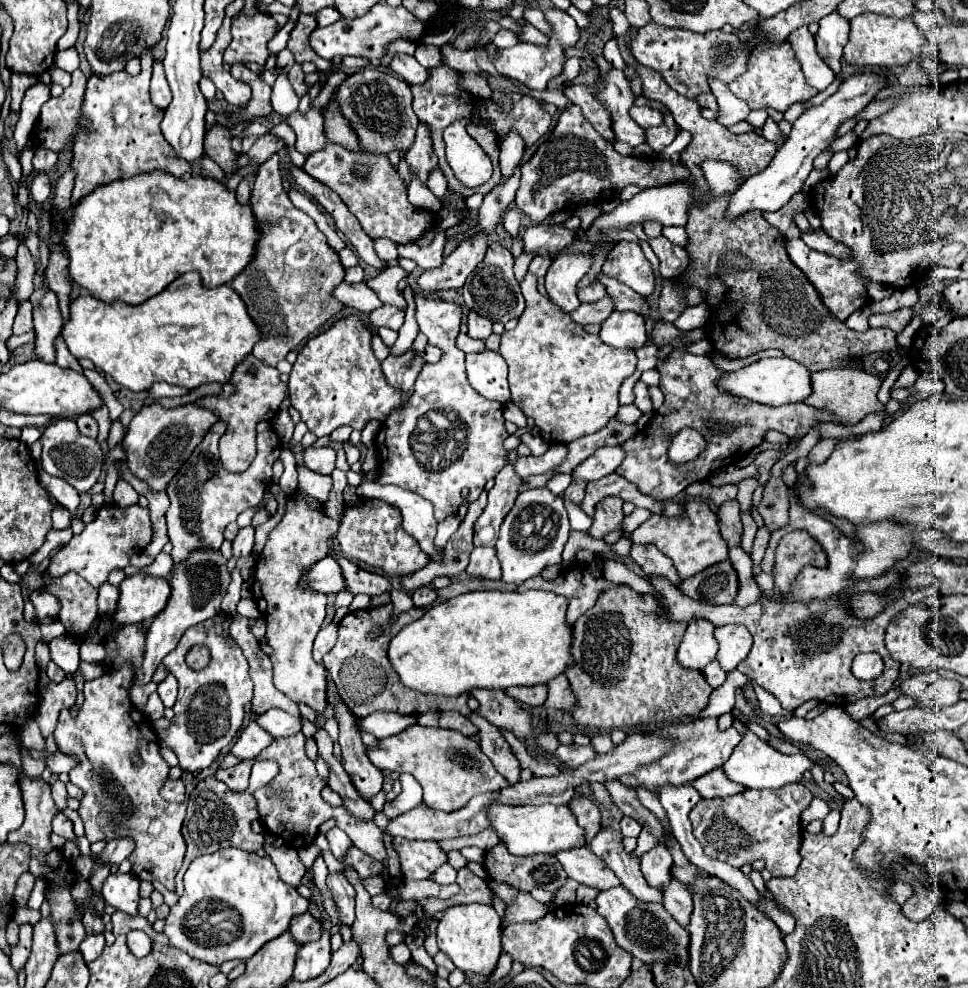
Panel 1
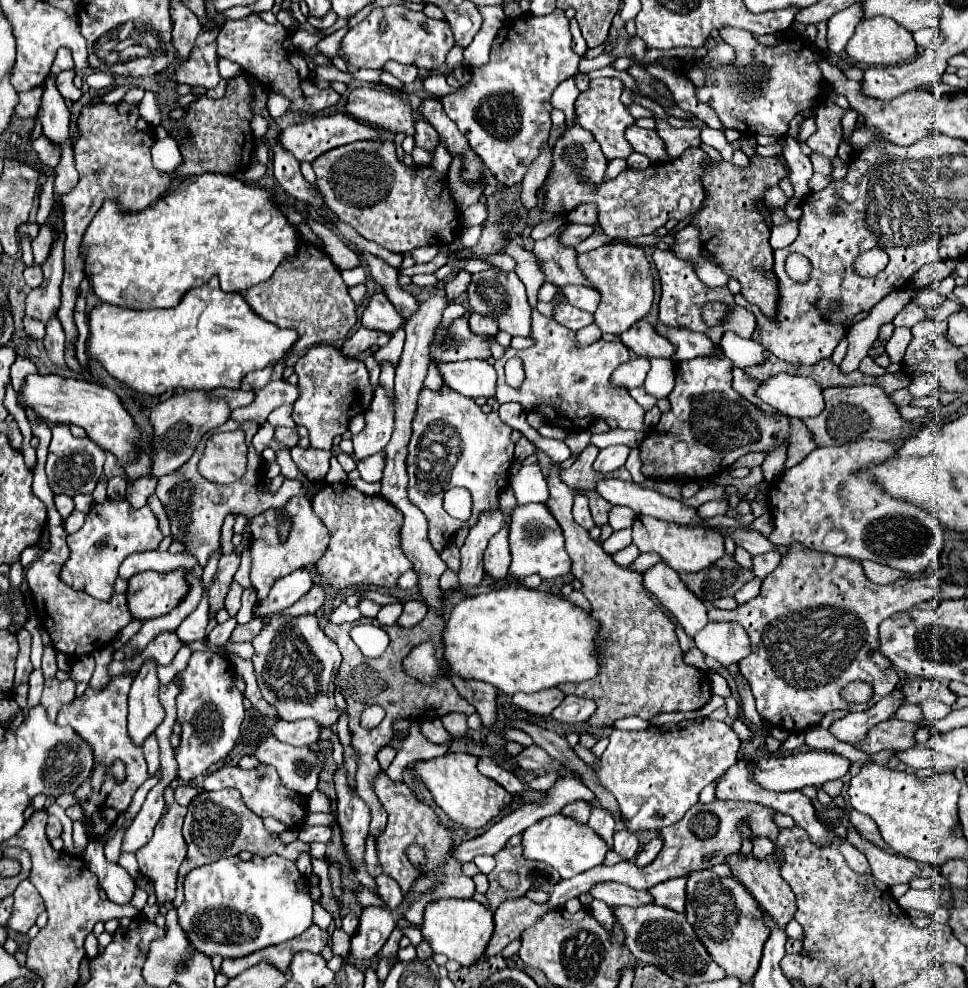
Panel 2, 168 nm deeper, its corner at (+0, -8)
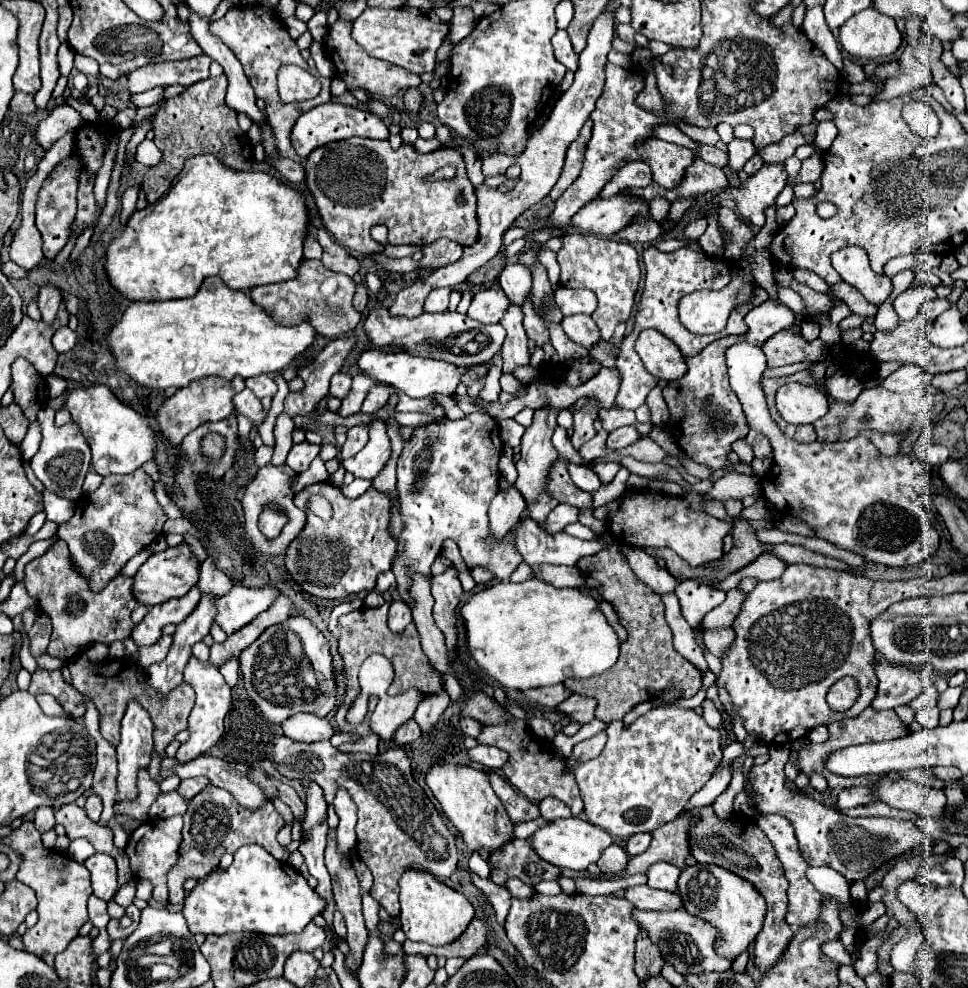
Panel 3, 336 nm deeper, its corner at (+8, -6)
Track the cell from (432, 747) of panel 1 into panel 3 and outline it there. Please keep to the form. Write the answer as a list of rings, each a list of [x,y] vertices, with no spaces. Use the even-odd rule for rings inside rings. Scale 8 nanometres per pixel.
[[[440,762],[434,764],[432,770],[428,770],[426,784],[432,790],[434,798],[440,802],[442,812],[452,822],[452,826],[462,834],[470,850],[476,852],[480,848],[486,848],[488,852],[492,852],[512,838],[512,820],[508,818],[500,798],[494,794],[486,772],[472,766]]]

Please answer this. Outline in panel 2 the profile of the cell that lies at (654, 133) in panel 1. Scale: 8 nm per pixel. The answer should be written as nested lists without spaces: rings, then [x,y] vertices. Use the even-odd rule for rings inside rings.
[[[634,94],[634,102],[640,104],[640,106],[646,106],[650,110],[654,110],[656,114],[656,124],[658,124],[658,136],[664,140],[666,144],[666,150],[668,154],[672,156],[672,160],[680,158],[680,154],[690,148],[690,146],[700,146],[702,140],[700,140],[700,130],[698,128],[672,128],[668,122],[666,122],[666,112],[662,110],[662,106],[658,106],[656,102],[648,100],[648,98],[642,98],[638,94]]]

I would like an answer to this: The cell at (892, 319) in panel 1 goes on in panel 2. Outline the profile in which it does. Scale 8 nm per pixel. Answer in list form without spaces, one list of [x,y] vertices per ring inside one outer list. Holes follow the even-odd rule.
[[[908,302],[898,314],[896,318],[892,320],[894,326],[906,326],[906,328],[912,328],[914,324],[922,322],[926,318],[926,310],[914,302]]]

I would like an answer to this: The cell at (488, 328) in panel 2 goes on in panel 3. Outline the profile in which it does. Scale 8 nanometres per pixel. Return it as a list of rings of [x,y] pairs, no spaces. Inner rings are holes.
[[[482,290],[472,298],[468,316],[480,324],[496,324],[500,322],[508,304],[510,300],[502,290]]]

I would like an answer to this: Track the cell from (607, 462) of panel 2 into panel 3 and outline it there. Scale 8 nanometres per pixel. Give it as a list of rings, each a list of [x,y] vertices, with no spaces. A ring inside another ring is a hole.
[[[622,426],[622,428],[614,430],[614,432],[610,432],[606,446],[610,450],[622,450],[622,448],[634,444],[638,438],[640,438],[640,434],[638,434],[638,430],[634,426]]]

